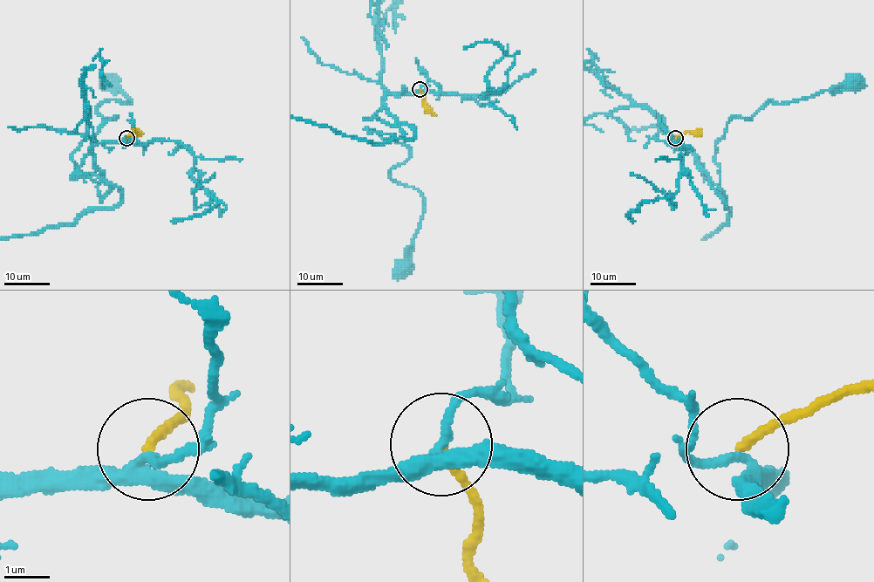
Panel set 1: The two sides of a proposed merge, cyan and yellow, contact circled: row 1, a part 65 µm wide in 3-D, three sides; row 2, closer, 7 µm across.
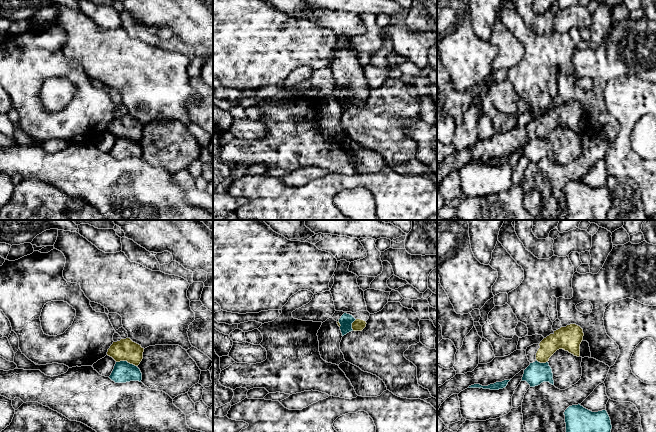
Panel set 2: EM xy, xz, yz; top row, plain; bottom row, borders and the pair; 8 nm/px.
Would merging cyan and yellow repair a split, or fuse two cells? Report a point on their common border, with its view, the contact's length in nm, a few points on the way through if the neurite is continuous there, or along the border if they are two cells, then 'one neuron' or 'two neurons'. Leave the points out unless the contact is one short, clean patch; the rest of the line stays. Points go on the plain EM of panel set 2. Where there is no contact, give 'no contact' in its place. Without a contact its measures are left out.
xy (126, 137) | 170 nm | along xy (116, 137), (127, 137), (136, 142) | two neurons

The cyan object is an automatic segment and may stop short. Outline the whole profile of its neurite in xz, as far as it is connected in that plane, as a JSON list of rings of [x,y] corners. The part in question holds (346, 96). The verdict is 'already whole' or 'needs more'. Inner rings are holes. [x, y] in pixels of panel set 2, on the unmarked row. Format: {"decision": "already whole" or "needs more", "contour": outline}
{"decision": "already whole", "contour": [[[344,89],[341,94],[339,95],[339,99],[340,99],[340,106],[342,109],[342,112],[346,111],[347,109],[353,107],[352,105],[352,99],[355,97],[356,95],[347,89]]]}

